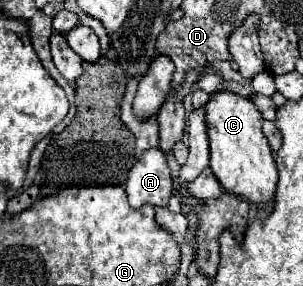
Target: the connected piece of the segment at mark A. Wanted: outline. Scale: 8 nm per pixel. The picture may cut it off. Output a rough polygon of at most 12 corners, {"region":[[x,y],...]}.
{"region":[[147,149],[125,189],[133,209],[165,207],[171,197],[167,153]]}

